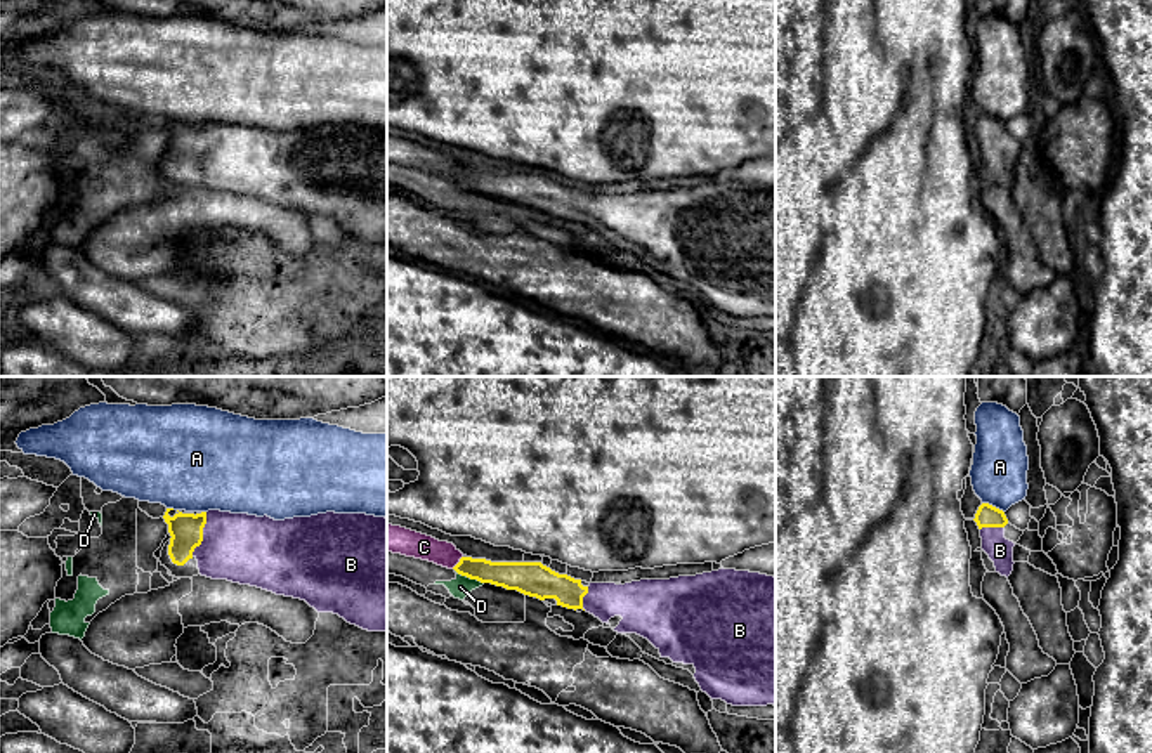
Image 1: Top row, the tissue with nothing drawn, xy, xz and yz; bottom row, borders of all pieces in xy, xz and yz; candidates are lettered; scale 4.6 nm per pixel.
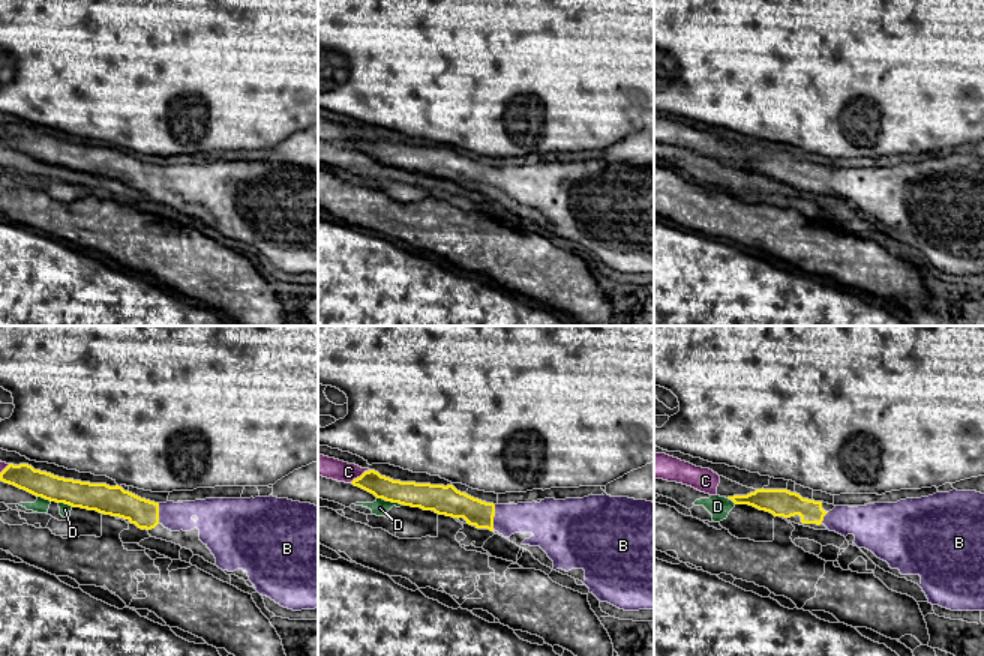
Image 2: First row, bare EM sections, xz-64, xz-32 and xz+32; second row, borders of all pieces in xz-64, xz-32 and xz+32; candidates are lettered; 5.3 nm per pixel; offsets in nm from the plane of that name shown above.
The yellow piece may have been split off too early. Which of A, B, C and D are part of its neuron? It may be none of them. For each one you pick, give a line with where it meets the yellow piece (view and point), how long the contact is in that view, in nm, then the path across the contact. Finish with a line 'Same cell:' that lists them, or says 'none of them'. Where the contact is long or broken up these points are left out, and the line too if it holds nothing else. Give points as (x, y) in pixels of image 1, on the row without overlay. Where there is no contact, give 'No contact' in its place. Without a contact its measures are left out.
B: Touches yellow at xy (202, 146). Shared border 220 nm. Path across: xy (186, 141), (191, 146), (202, 146), (243, 160)
Same cell: B

